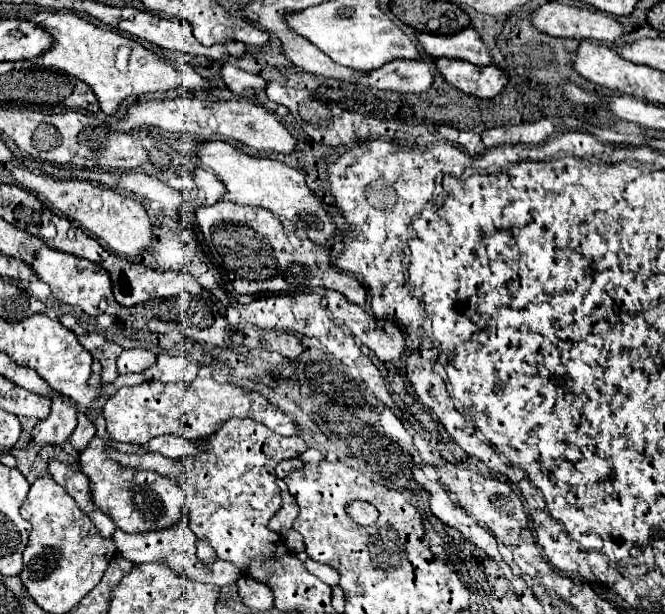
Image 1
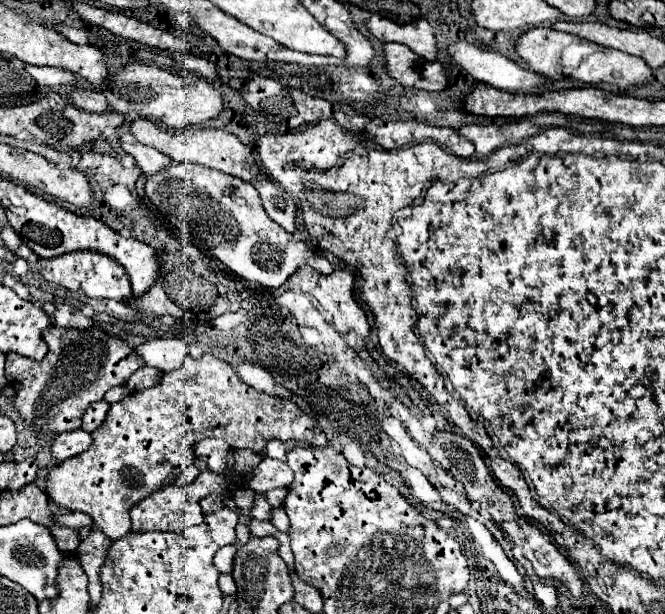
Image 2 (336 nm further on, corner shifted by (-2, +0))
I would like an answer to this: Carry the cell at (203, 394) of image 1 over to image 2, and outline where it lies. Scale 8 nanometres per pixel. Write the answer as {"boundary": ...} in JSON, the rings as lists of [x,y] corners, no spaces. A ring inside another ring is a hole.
{"boundary":[[[204,354],[200,360],[186,356],[184,366],[174,372],[166,372],[156,386],[138,390],[136,394],[110,404],[104,424],[92,432],[94,442],[90,444],[90,448],[80,456],[60,462],[48,474],[46,490],[56,504],[66,510],[86,512],[108,538],[118,540],[128,534],[128,514],[132,506],[142,502],[152,492],[174,484],[182,470],[194,462],[192,444],[196,444],[196,440],[202,440],[204,436],[224,438],[234,450],[248,448],[254,452],[262,452],[270,440],[292,440],[308,446],[326,446],[326,436],[318,422],[304,414],[294,402],[250,388],[238,378],[232,366],[212,354]]]}

